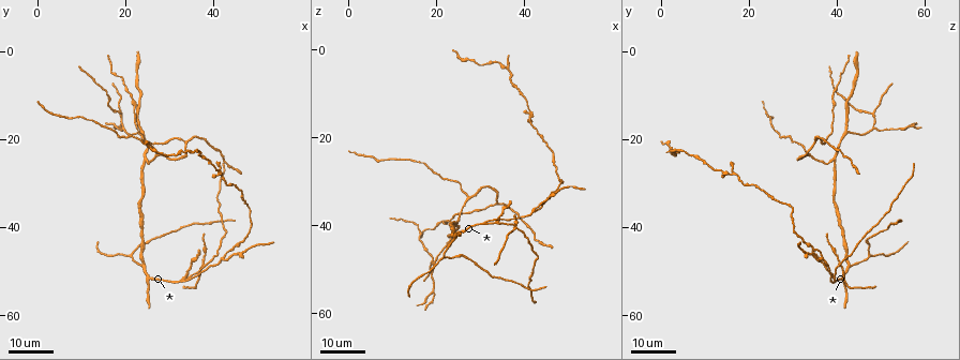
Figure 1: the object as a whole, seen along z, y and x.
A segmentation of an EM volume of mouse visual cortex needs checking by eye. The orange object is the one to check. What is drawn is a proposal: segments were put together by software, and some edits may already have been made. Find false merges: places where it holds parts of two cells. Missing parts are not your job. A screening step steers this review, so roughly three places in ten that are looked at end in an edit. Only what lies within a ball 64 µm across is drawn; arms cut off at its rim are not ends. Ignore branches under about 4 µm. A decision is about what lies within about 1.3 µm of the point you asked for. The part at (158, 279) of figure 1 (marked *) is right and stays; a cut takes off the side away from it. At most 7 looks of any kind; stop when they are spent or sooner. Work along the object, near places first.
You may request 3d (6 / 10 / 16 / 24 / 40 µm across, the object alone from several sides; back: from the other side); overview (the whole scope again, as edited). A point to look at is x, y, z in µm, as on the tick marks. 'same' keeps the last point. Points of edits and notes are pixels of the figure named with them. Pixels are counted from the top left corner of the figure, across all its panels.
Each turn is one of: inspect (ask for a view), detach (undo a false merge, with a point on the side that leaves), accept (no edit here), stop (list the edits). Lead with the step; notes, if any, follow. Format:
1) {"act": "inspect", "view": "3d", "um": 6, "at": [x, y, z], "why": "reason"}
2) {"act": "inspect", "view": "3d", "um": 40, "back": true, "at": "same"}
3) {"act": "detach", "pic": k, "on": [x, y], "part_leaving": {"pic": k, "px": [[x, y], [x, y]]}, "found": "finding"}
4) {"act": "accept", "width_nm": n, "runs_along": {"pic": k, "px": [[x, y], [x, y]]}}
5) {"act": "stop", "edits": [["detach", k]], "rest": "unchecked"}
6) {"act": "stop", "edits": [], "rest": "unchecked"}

{"act": "inspect", "view": "3d", "um": 24, "at": [38.0, 48.5, 40.0], "why": "looks like a crossing"}

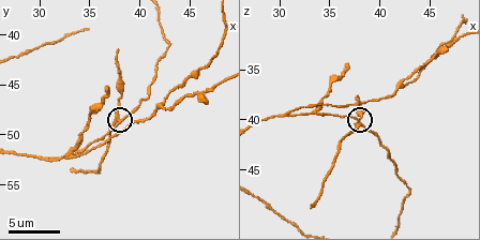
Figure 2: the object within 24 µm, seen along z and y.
{"act": "inspect", "view": "3d", "um": 10, "at": [37.8, 48.4, 40.6]}

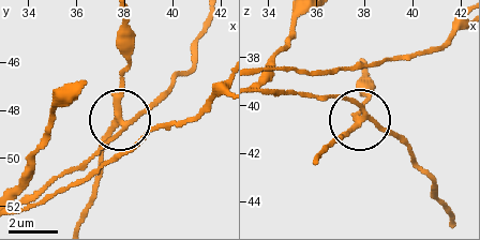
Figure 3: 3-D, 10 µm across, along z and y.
{"act": "detach", "pic": 3, "on": [123, 87], "side_arm_um": 14, "part_leaving": {"pic": 3, "px": [[119, 121], [86, 218]]}, "found": "a second cell is stuck on"}

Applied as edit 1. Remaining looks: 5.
{"act": "inspect", "view": "3d", "um": 16, "at": [24.0, 49.0, 43.0], "why": "small branch off a trunk"}

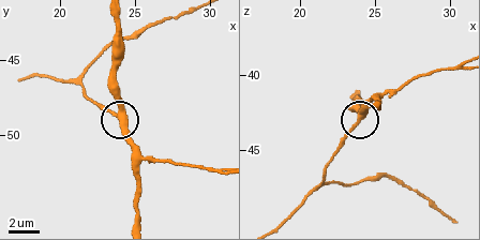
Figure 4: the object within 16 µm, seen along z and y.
{"act": "inspect", "view": "3d", "um": 6, "at": [23.8, 48.6, 43.2]}

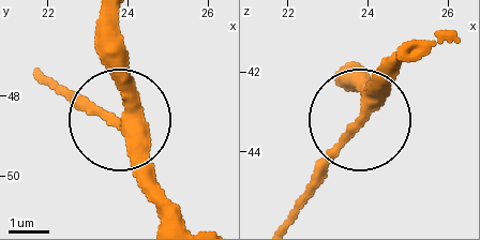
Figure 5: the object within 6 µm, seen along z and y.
{"act": "accept", "side_arm_um": 36, "arms": 3, "found": "continuous, no second cell"}

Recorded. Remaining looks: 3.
{"act": "inspect", "view": "3d", "um": 16, "at": [24.5, 24.0, 39.0], "why": "a fork"}

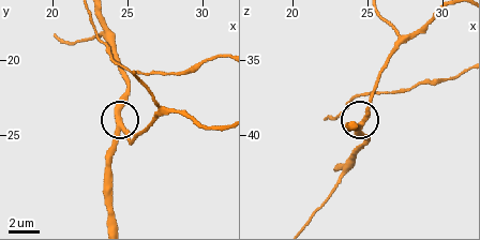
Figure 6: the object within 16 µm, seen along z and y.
{"act": "inspect", "view": "3d", "um": 10, "at": [24.8, 24.8, 39.0]}

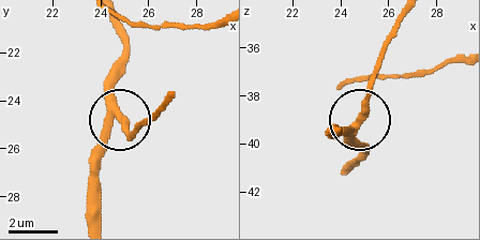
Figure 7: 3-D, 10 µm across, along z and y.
{"act": "accept", "runs_along": {"pic": 7, "px": [[99, 219], [99, 145], [117, 118], [111, 73]]}, "found": "one cell here"}

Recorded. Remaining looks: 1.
{"act": "stop", "edits": [["detach", 3]], "rest": "unchecked"}

